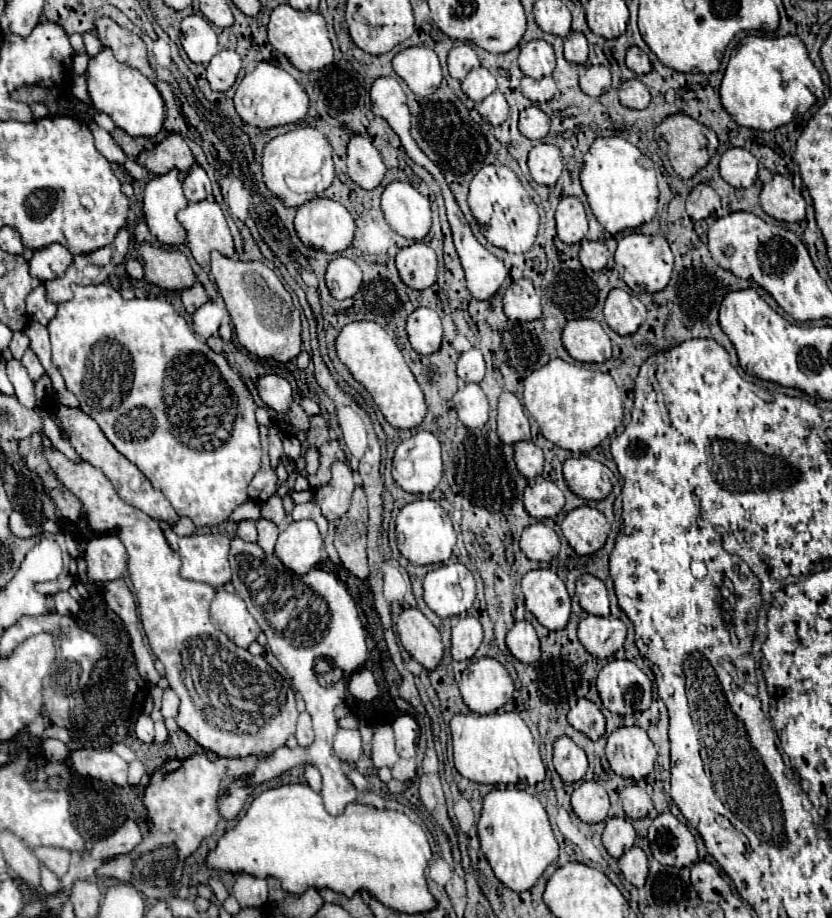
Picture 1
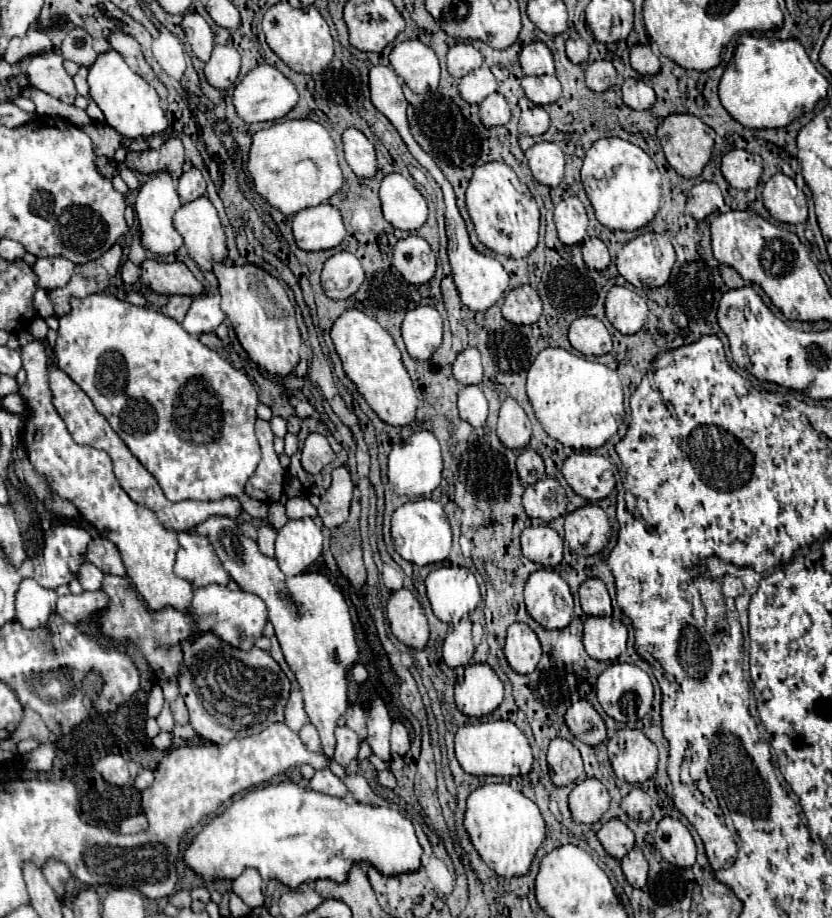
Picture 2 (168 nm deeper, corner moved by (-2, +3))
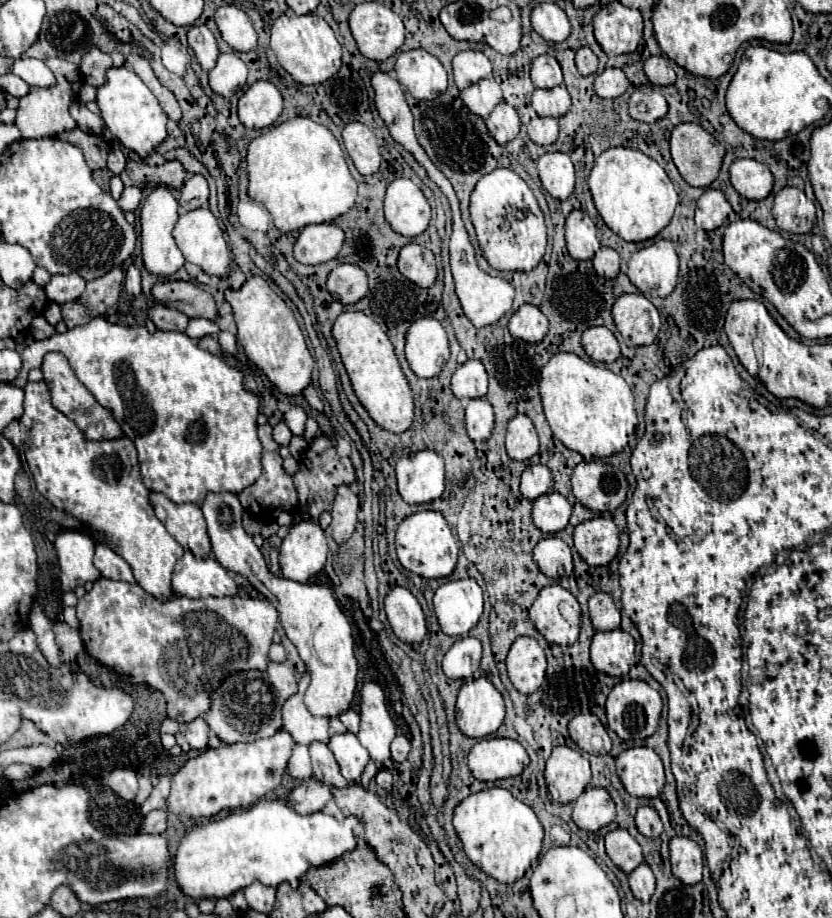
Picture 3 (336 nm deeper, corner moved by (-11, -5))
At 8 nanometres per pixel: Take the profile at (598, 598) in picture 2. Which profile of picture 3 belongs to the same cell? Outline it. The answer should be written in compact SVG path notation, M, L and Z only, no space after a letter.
M604 591L590 597L590 619L596 631L614 631L620 627L620 611Z

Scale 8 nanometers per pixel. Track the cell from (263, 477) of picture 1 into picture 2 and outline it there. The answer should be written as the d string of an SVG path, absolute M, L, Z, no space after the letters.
M257 419L255 431L257 431L257 439L259 439L259 445L261 445L263 459L261 459L257 471L247 481L245 493L249 497L257 499L257 501L273 503L273 501L279 501L279 497L283 493L285 471L279 463L275 449L273 449L273 433L269 429L269 423Z

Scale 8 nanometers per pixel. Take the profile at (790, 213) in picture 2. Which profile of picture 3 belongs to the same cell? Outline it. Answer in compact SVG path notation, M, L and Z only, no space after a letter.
M784 187L774 197L772 215L776 225L788 233L810 233L816 221L816 207L810 199L806 199L802 189Z

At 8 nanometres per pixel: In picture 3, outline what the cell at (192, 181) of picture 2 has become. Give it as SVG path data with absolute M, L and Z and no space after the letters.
M190 175L180 189L178 203L184 211L192 211L208 205L208 183L202 175Z

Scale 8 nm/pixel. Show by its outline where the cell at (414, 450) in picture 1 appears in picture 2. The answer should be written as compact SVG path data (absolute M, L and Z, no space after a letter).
M431 431L413 433L407 441L397 443L389 453L389 483L399 495L407 495L407 497L429 495L433 489L437 489L441 481L441 471L443 471L441 447Z

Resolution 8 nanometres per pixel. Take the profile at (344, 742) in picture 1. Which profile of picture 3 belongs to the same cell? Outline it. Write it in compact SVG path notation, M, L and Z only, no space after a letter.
M344 733L344 735L332 735L328 741L330 751L334 753L340 773L350 781L358 781L366 763L370 761L368 751L360 745L358 737L354 733Z

